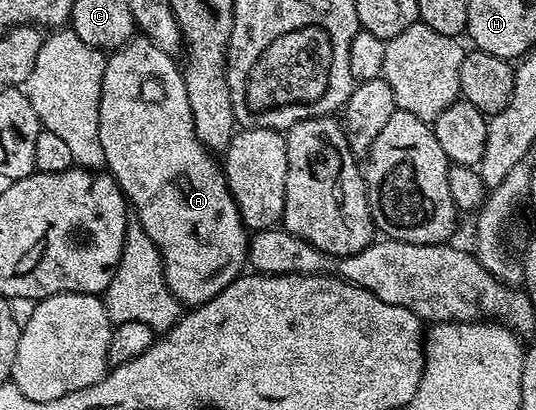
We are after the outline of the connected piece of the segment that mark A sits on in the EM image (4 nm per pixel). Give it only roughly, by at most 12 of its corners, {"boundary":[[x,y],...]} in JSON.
{"boundary":[[175,56],[107,58],[105,170],[197,305],[250,235]]}

